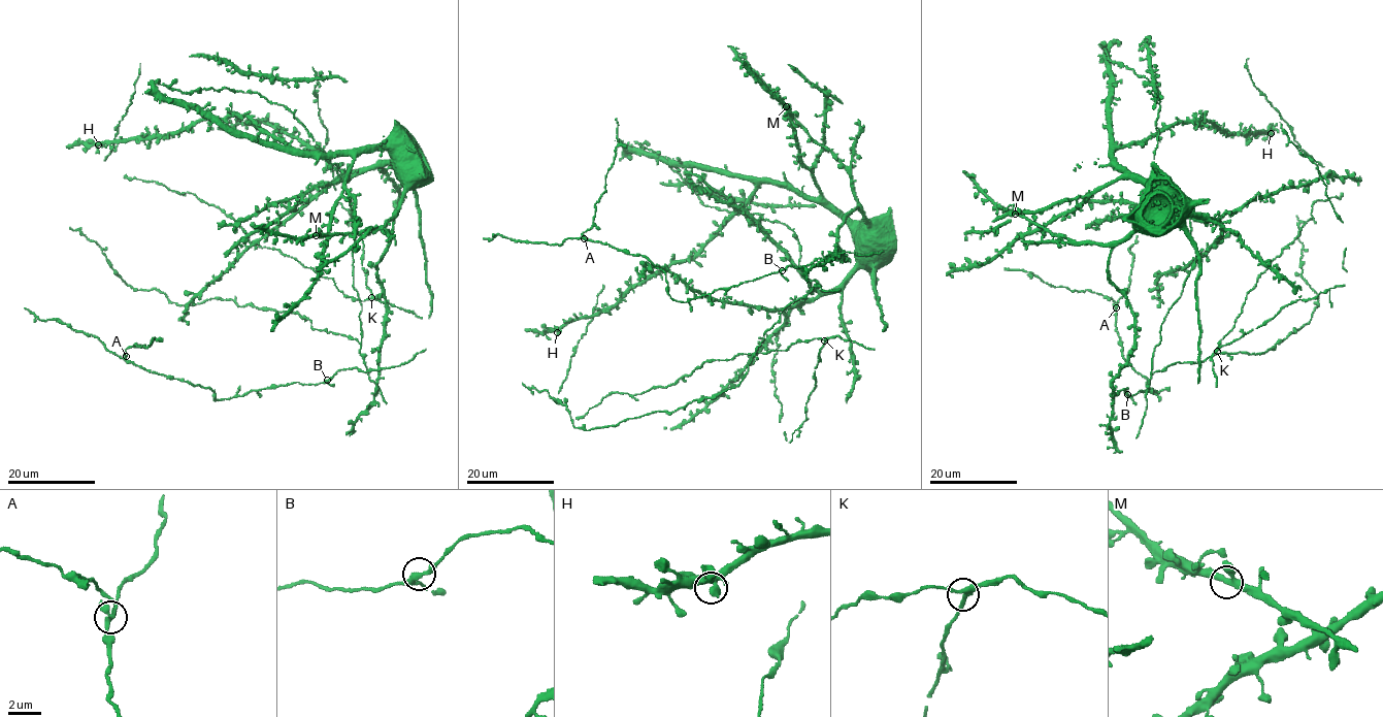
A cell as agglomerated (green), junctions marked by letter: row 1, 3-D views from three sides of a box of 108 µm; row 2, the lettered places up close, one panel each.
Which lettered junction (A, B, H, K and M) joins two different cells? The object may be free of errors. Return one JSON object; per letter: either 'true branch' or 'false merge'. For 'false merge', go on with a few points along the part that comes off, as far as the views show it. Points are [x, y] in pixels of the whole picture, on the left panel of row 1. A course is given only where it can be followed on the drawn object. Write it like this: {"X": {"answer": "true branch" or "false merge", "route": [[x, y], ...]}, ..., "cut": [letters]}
{"A": {"answer": "false merge", "route": [[126, 356], [125, 351], [135, 344], [144, 348], [151, 341]]}, "B": {"answer": "true branch"}, "H": {"answer": "true branch"}, "K": {"answer": "true branch"}, "M": {"answer": "true branch"}, "cut": ["A"]}

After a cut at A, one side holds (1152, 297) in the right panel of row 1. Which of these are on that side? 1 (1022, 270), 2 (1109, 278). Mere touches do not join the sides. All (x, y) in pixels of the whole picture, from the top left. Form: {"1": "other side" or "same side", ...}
{"1": "other side", "2": "same side"}

